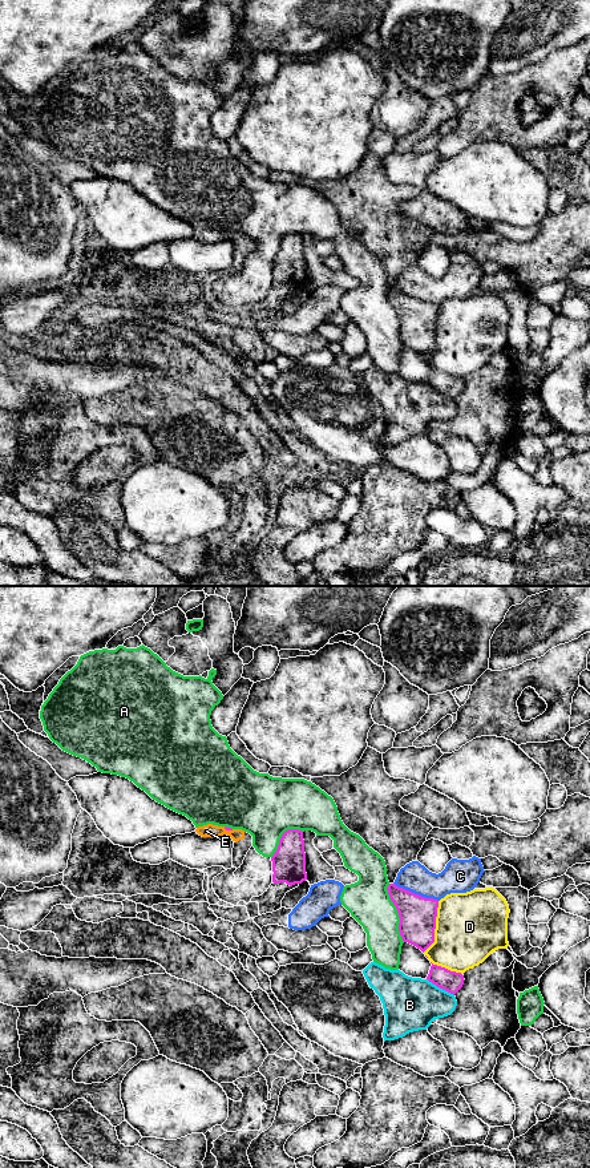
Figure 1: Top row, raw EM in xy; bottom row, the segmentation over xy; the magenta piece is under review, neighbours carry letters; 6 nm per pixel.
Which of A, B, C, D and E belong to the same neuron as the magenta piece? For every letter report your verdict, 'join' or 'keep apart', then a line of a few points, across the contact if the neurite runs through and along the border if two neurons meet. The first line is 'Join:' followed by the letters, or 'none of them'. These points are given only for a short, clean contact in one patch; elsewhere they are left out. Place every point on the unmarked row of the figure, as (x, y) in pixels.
Join: E
A: keep apart
B: keep apart
C: keep apart; line xy (393, 287), (437, 306)
D: keep apart
E: join

